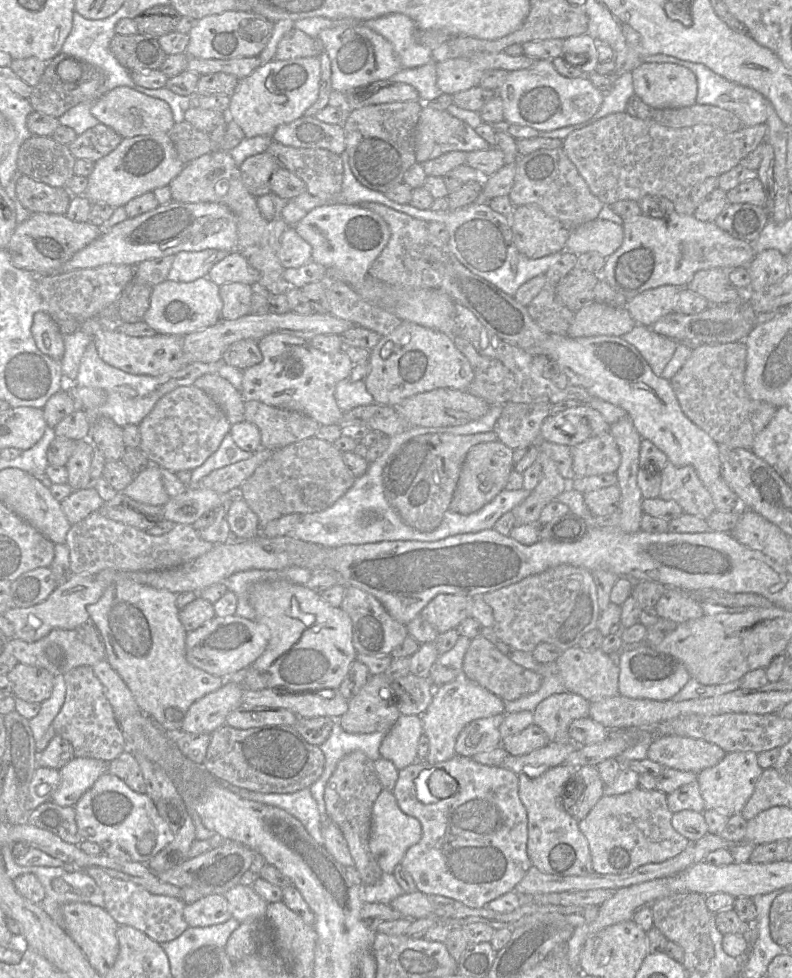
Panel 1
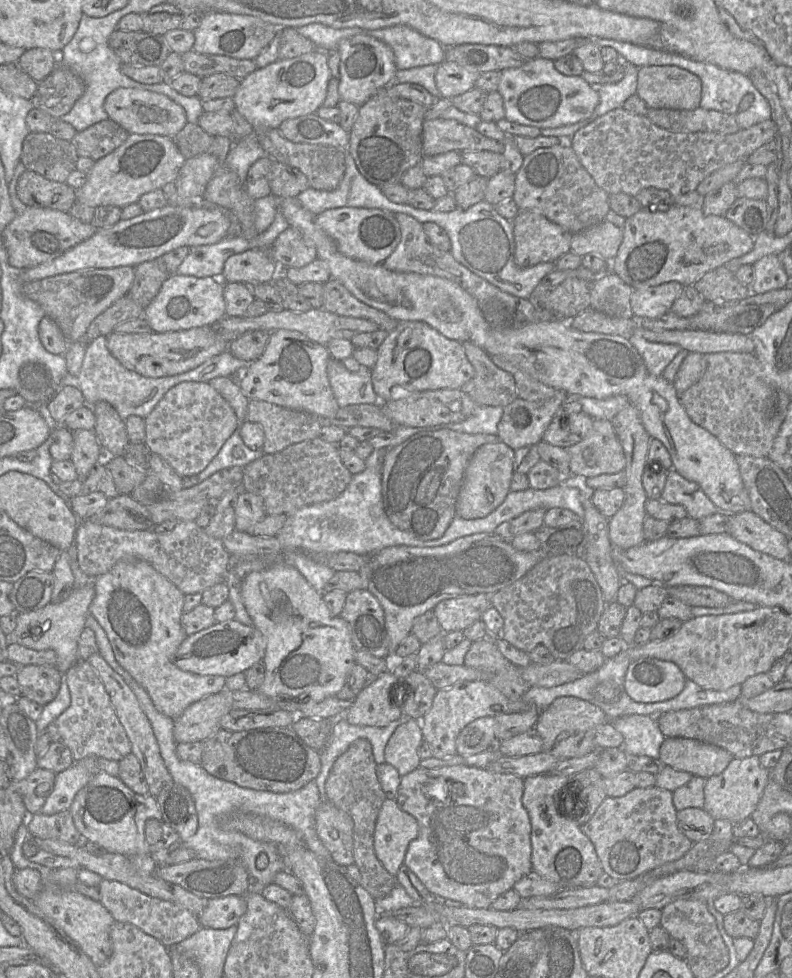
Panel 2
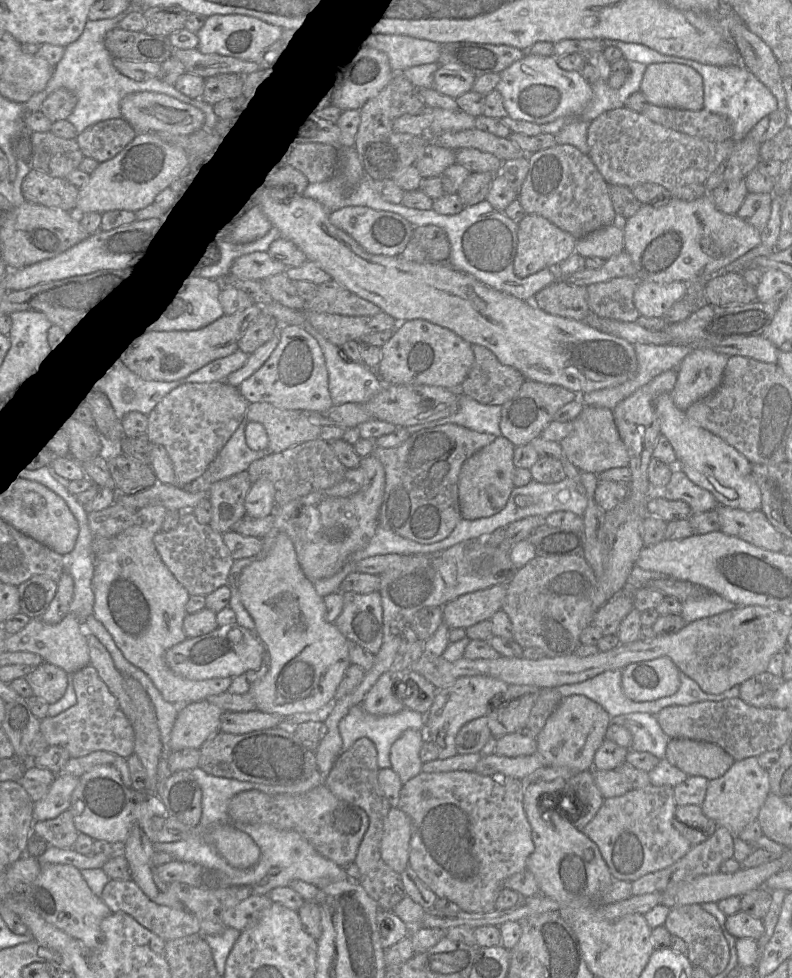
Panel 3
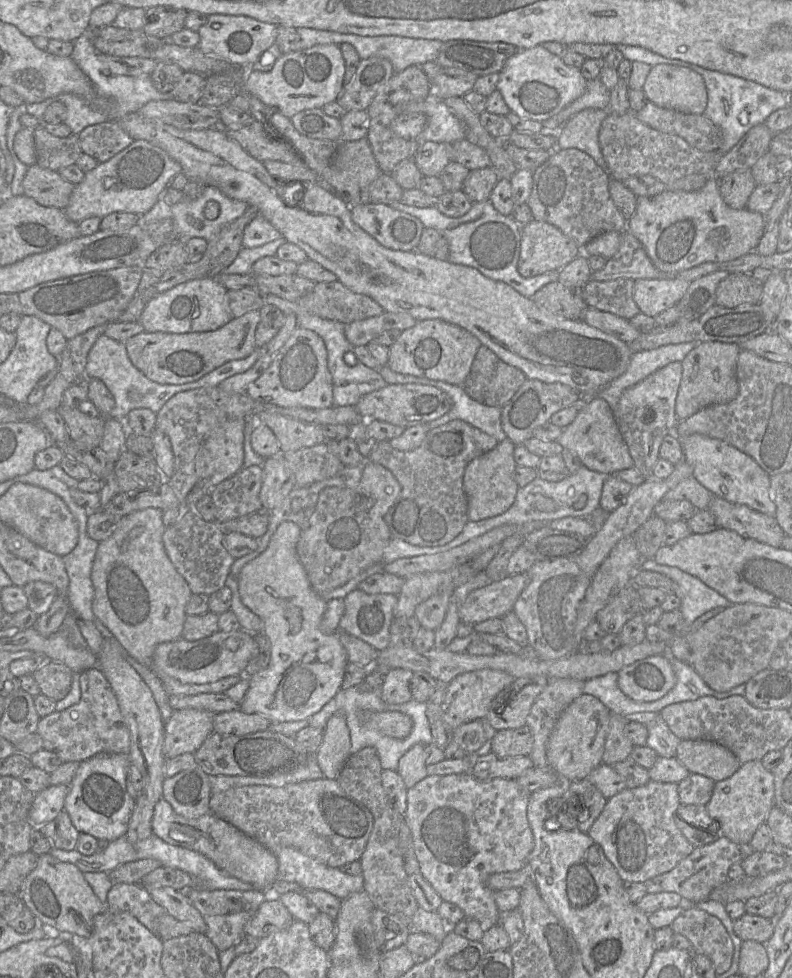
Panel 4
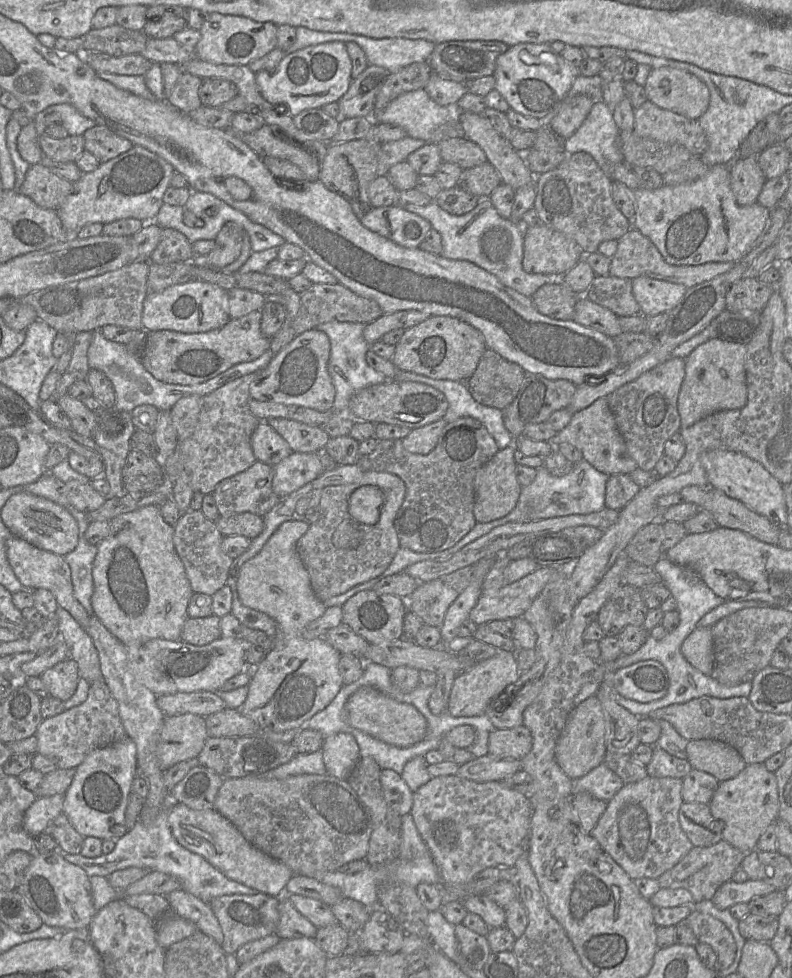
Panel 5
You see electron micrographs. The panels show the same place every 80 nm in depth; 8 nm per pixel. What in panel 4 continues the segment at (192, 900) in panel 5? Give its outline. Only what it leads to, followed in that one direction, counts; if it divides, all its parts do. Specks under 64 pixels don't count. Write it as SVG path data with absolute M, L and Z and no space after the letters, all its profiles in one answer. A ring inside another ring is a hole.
M172 887L146 888L153 900L164 907L179 921L191 922L193 932L205 933L206 923L201 913L193 906L182 891Z

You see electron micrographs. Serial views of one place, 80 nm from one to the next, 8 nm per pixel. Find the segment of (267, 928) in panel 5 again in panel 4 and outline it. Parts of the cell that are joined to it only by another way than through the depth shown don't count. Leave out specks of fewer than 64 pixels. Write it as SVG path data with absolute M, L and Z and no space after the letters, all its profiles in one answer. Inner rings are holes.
M204 888L181 889L193 906L201 913L205 923L205 935L220 951L235 945L244 936L244 927L252 919L268 892L261 889L241 890L210 890Z

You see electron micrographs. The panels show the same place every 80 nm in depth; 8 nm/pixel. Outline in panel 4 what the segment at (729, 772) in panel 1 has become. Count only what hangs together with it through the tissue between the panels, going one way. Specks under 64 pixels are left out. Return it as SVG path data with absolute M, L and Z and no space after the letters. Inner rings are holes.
M759 760L741 764L729 778L715 782L712 796L706 804L709 815L718 822L720 833L740 847L749 847L757 828L765 823L775 805L774 776Z

